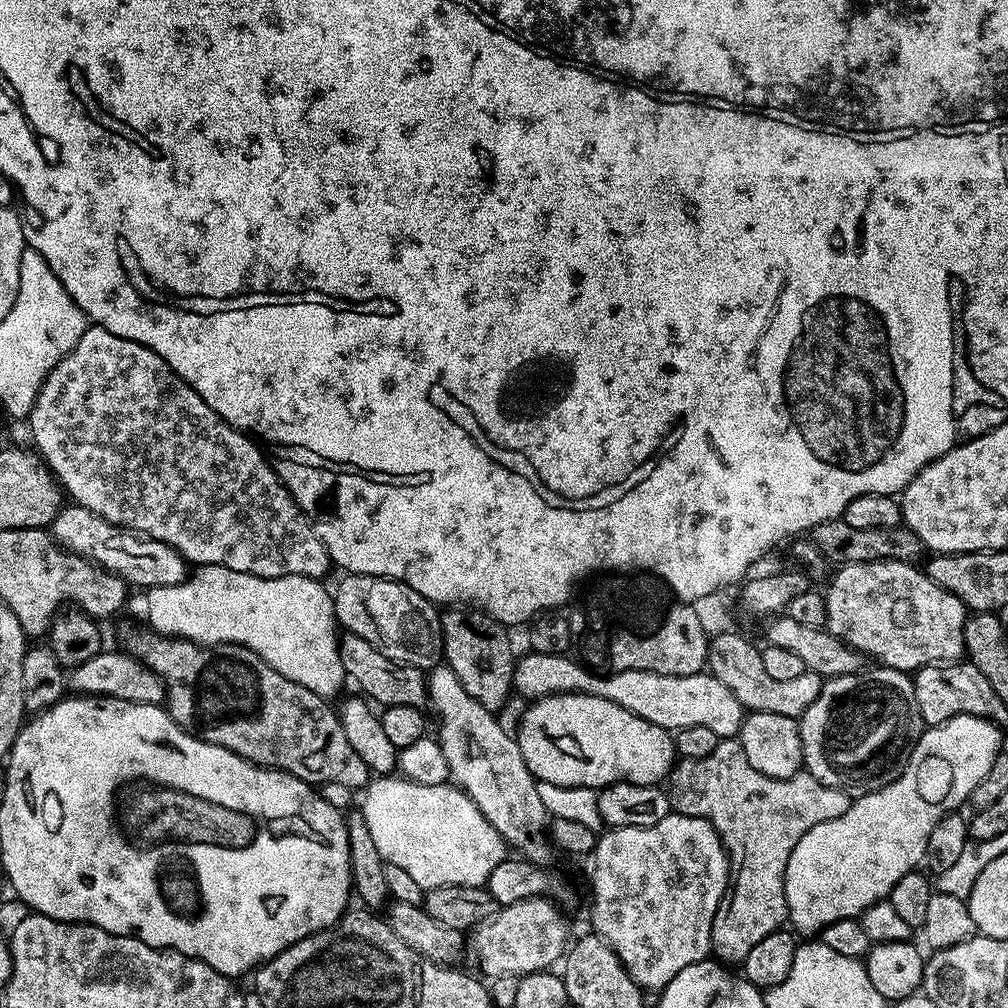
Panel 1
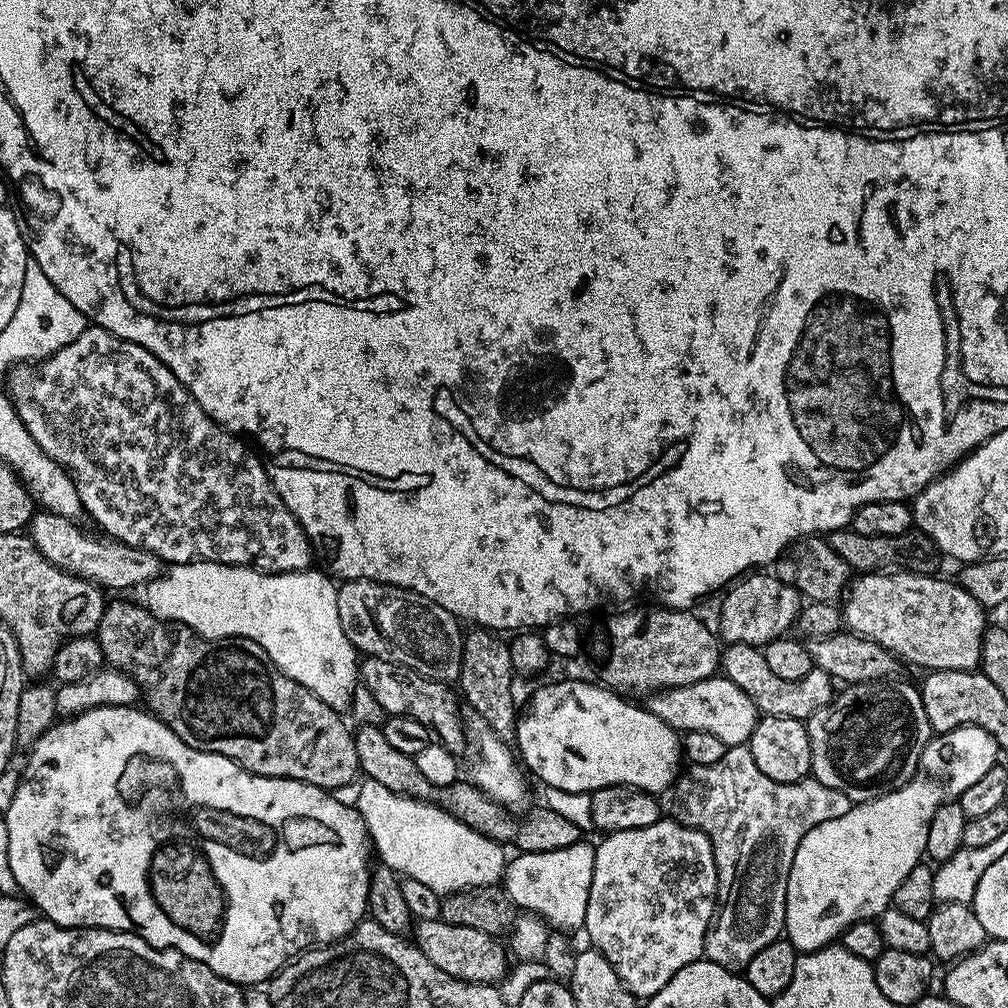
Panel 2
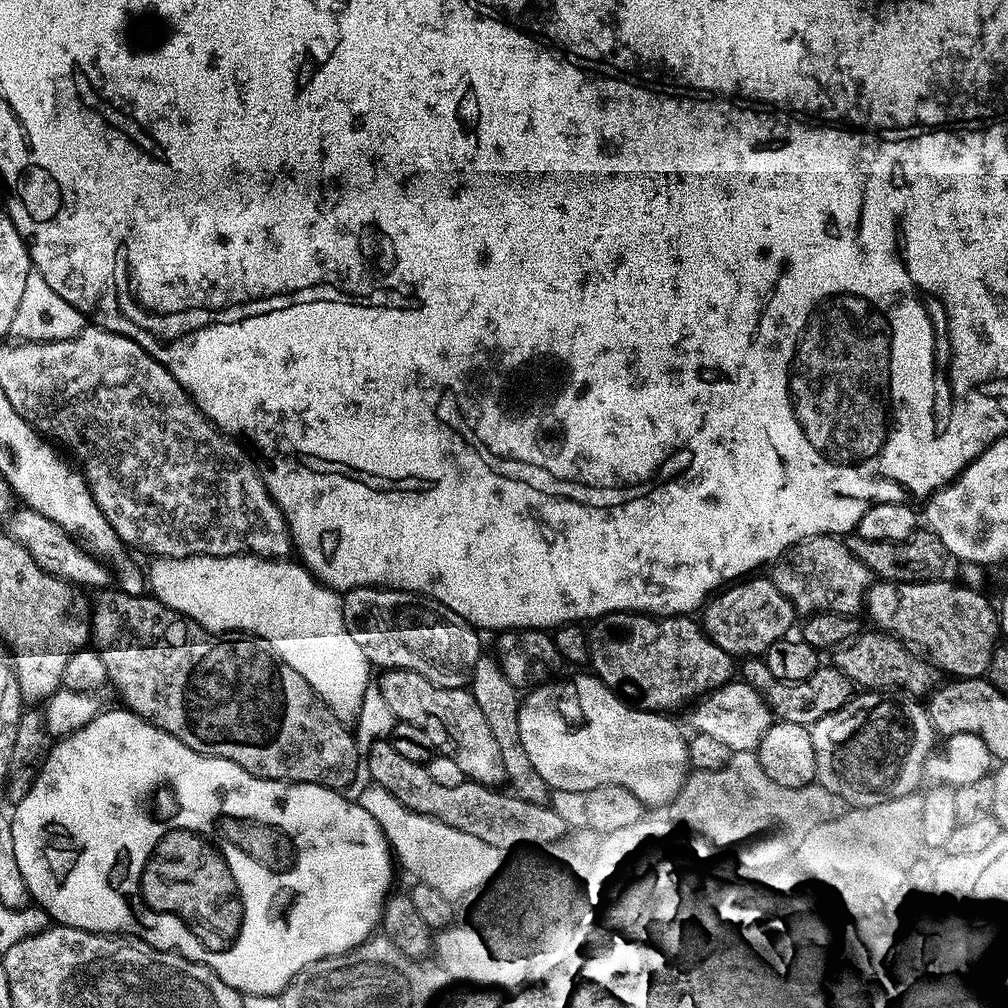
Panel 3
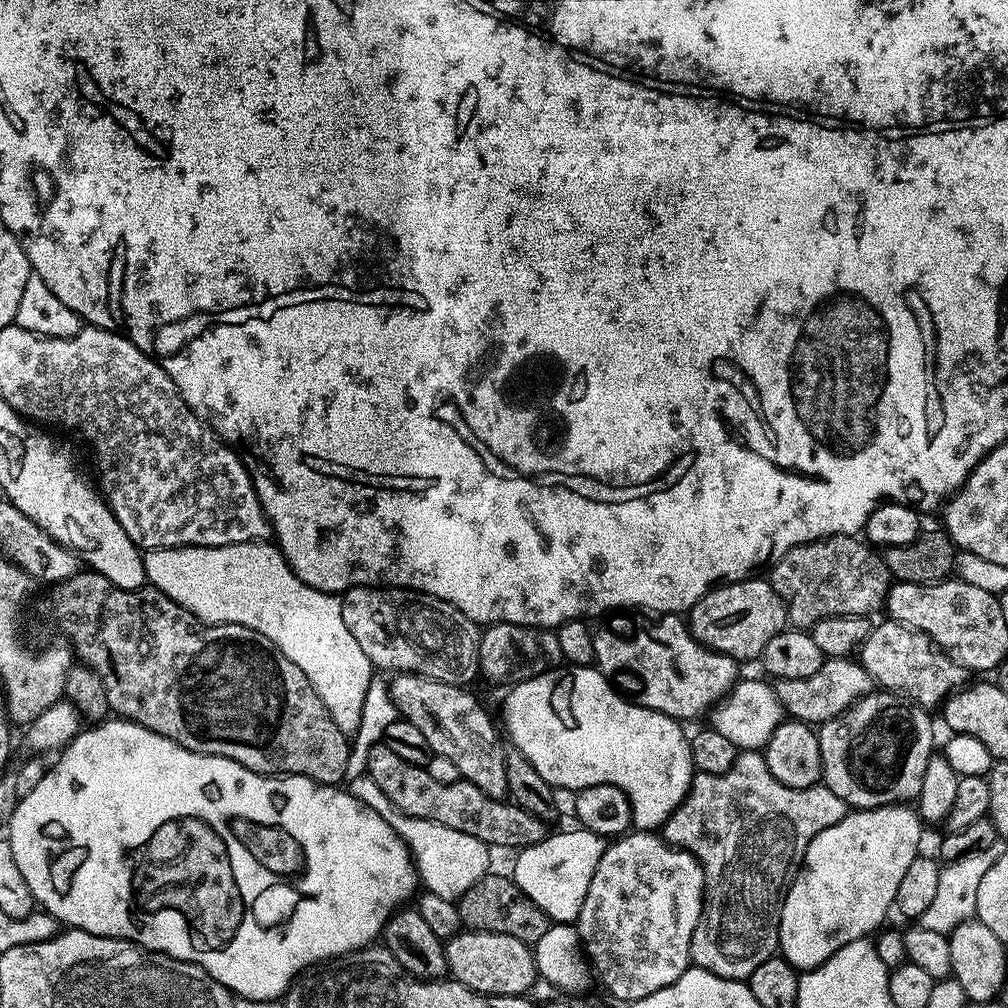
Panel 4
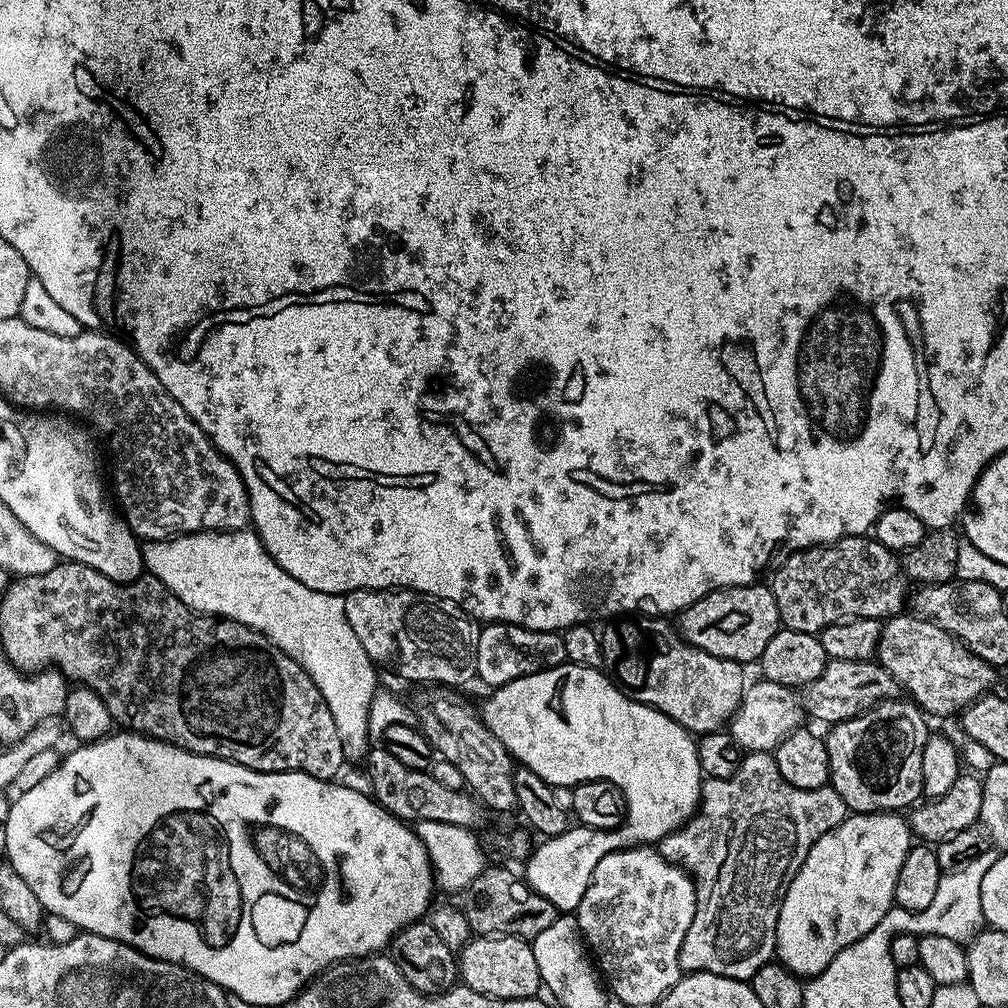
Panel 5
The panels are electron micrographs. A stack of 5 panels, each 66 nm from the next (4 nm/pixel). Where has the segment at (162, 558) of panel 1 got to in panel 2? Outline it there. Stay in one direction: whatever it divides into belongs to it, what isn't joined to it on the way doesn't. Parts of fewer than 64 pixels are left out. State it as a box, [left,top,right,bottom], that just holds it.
[30,510,162,590]

